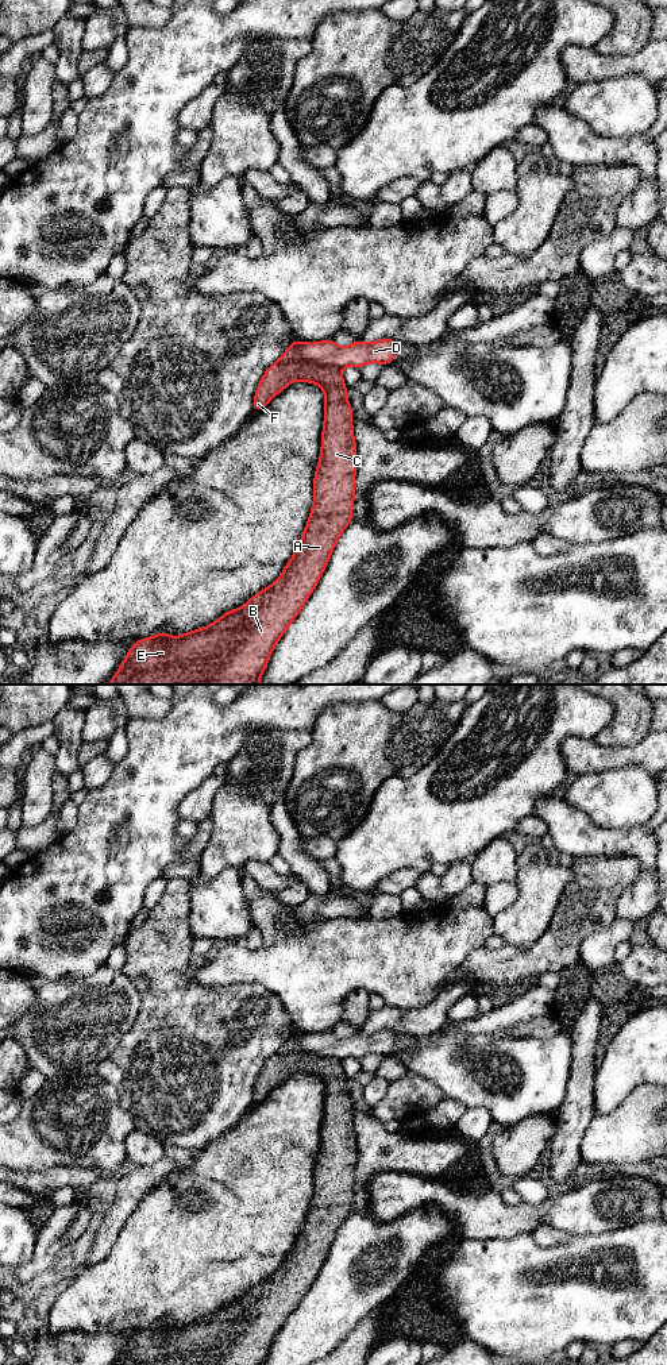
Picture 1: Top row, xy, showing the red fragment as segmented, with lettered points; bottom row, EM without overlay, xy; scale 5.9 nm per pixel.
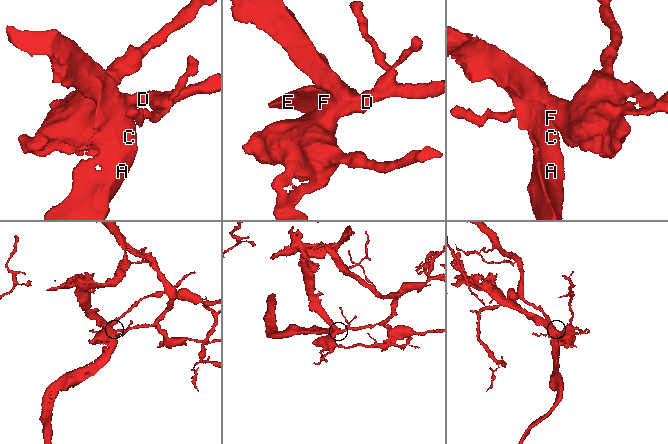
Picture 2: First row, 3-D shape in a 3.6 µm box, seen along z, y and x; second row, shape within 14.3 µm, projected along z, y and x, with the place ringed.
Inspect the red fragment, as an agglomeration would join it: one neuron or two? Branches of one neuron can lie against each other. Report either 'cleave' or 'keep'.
cleave

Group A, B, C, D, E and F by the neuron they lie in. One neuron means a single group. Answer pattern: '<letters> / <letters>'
A B C E F / D

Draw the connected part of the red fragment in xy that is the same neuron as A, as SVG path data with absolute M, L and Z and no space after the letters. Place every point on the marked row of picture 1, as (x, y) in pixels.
M294 339L285 354L265 371L252 401L254 412L259 412L293 381L313 382L325 394L313 505L292 559L271 586L254 594L247 604L223 614L209 626L178 637L171 637L163 631L154 637L136 640L108 685L259 685L275 644L315 590L339 536L352 520L356 446L352 410L340 369L302 360L302 344Z

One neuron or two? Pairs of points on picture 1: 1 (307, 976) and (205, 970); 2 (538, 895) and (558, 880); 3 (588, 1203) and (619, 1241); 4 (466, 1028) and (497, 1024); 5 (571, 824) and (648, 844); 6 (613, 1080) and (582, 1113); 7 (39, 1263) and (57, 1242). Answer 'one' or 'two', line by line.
1: one
2: one
3: two
4: one
5: one
6: two
7: one

